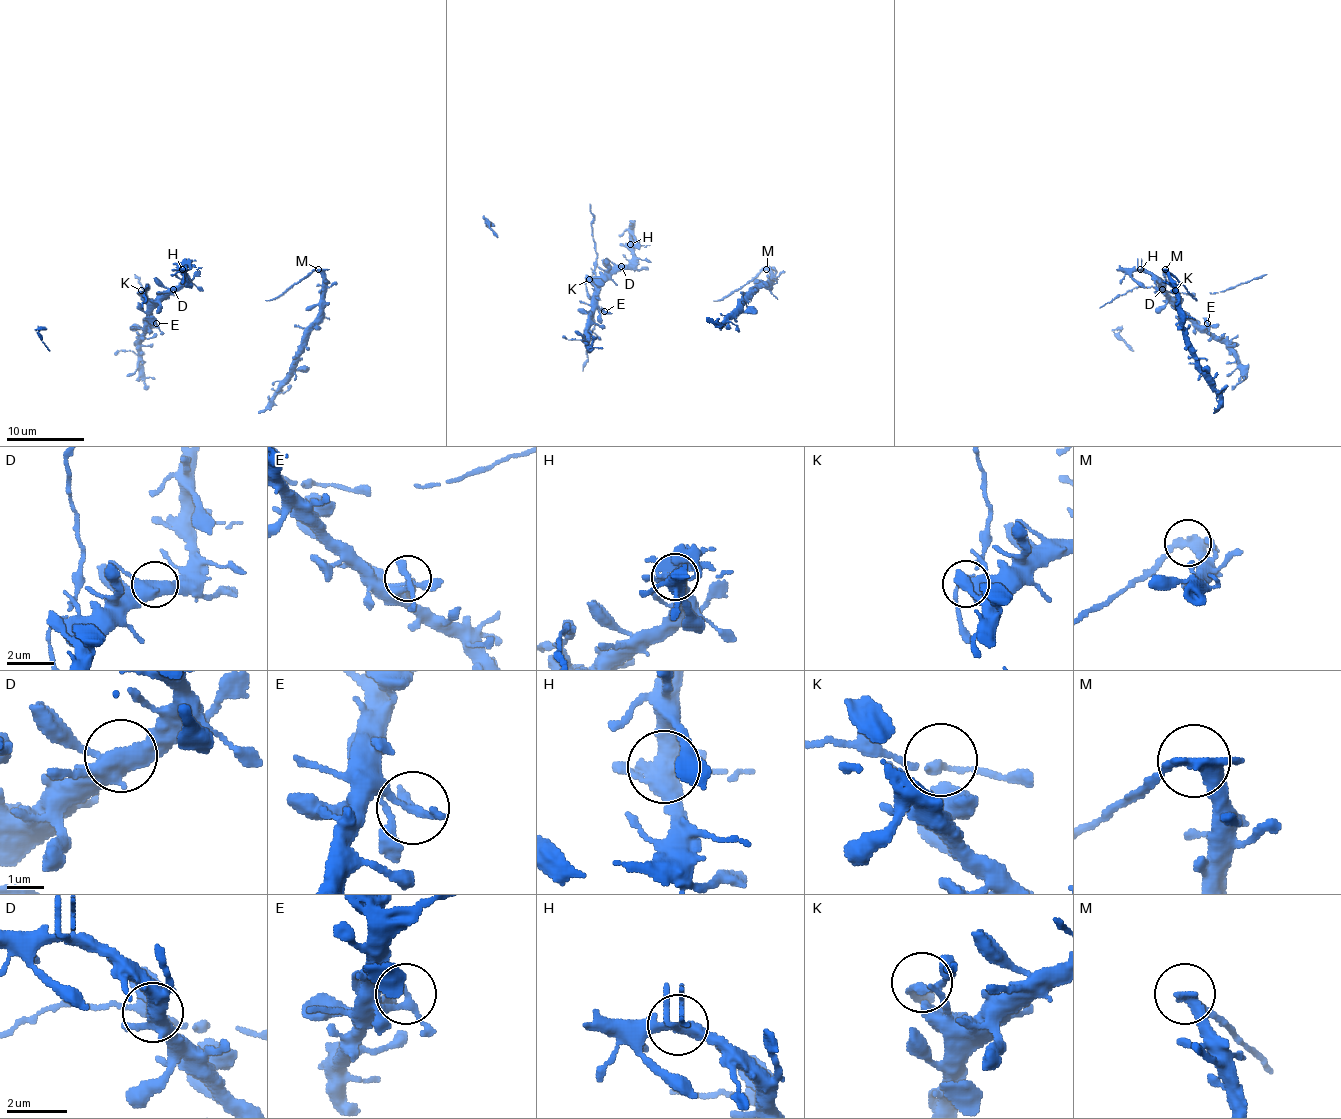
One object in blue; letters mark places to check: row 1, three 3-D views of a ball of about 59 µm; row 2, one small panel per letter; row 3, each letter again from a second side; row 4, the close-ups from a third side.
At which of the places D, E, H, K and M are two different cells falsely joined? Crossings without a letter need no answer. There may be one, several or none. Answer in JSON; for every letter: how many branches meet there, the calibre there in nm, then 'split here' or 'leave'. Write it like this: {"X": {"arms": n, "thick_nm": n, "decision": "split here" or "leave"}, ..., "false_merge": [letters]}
{"D": {"arms": 4, "thick_nm": 440, "decision": "leave"}, "E": {"arms": 3, "thick_nm": 220, "decision": "leave"}, "H": {"arms": 6, "thick_nm": 440, "decision": "split here"}, "K": {"arms": 2, "thick_nm": 240, "decision": "leave"}, "M": {"arms": 3, "thick_nm": 320, "decision": "split here"}, "false_merge": ["H", "M"]}

